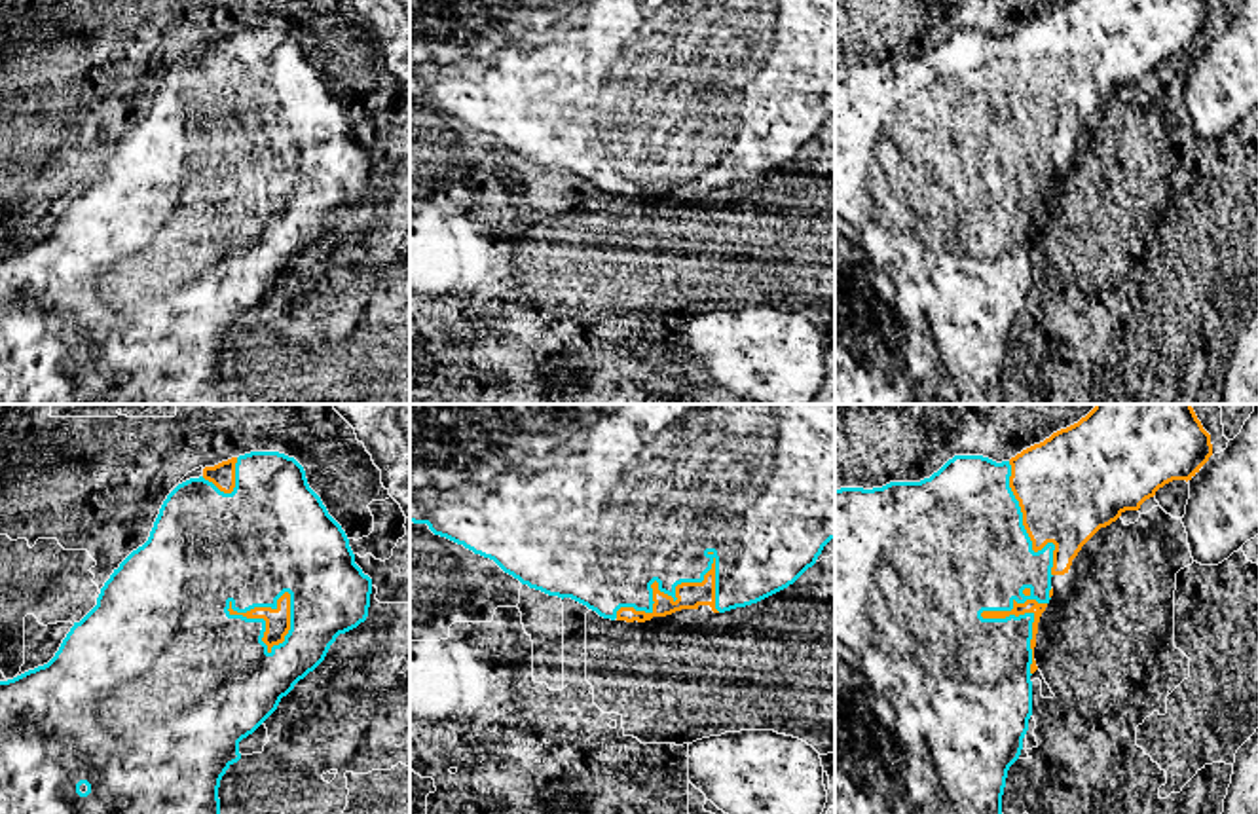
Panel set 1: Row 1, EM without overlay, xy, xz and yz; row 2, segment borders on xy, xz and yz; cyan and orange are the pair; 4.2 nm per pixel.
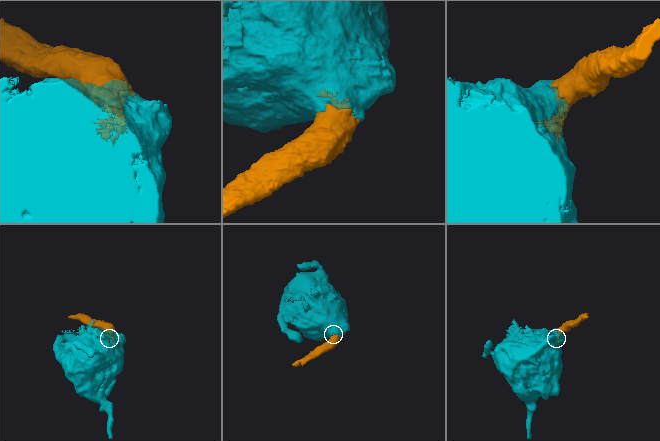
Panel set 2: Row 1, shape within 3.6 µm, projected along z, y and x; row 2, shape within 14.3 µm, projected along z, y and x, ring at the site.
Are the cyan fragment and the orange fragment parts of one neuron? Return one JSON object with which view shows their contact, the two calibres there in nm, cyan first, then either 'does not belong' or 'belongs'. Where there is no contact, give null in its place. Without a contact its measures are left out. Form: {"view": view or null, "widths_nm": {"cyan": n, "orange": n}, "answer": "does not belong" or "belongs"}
{"view": "xz", "widths_nm": {"cyan": 440, "orange": 110}, "answer": "belongs"}

